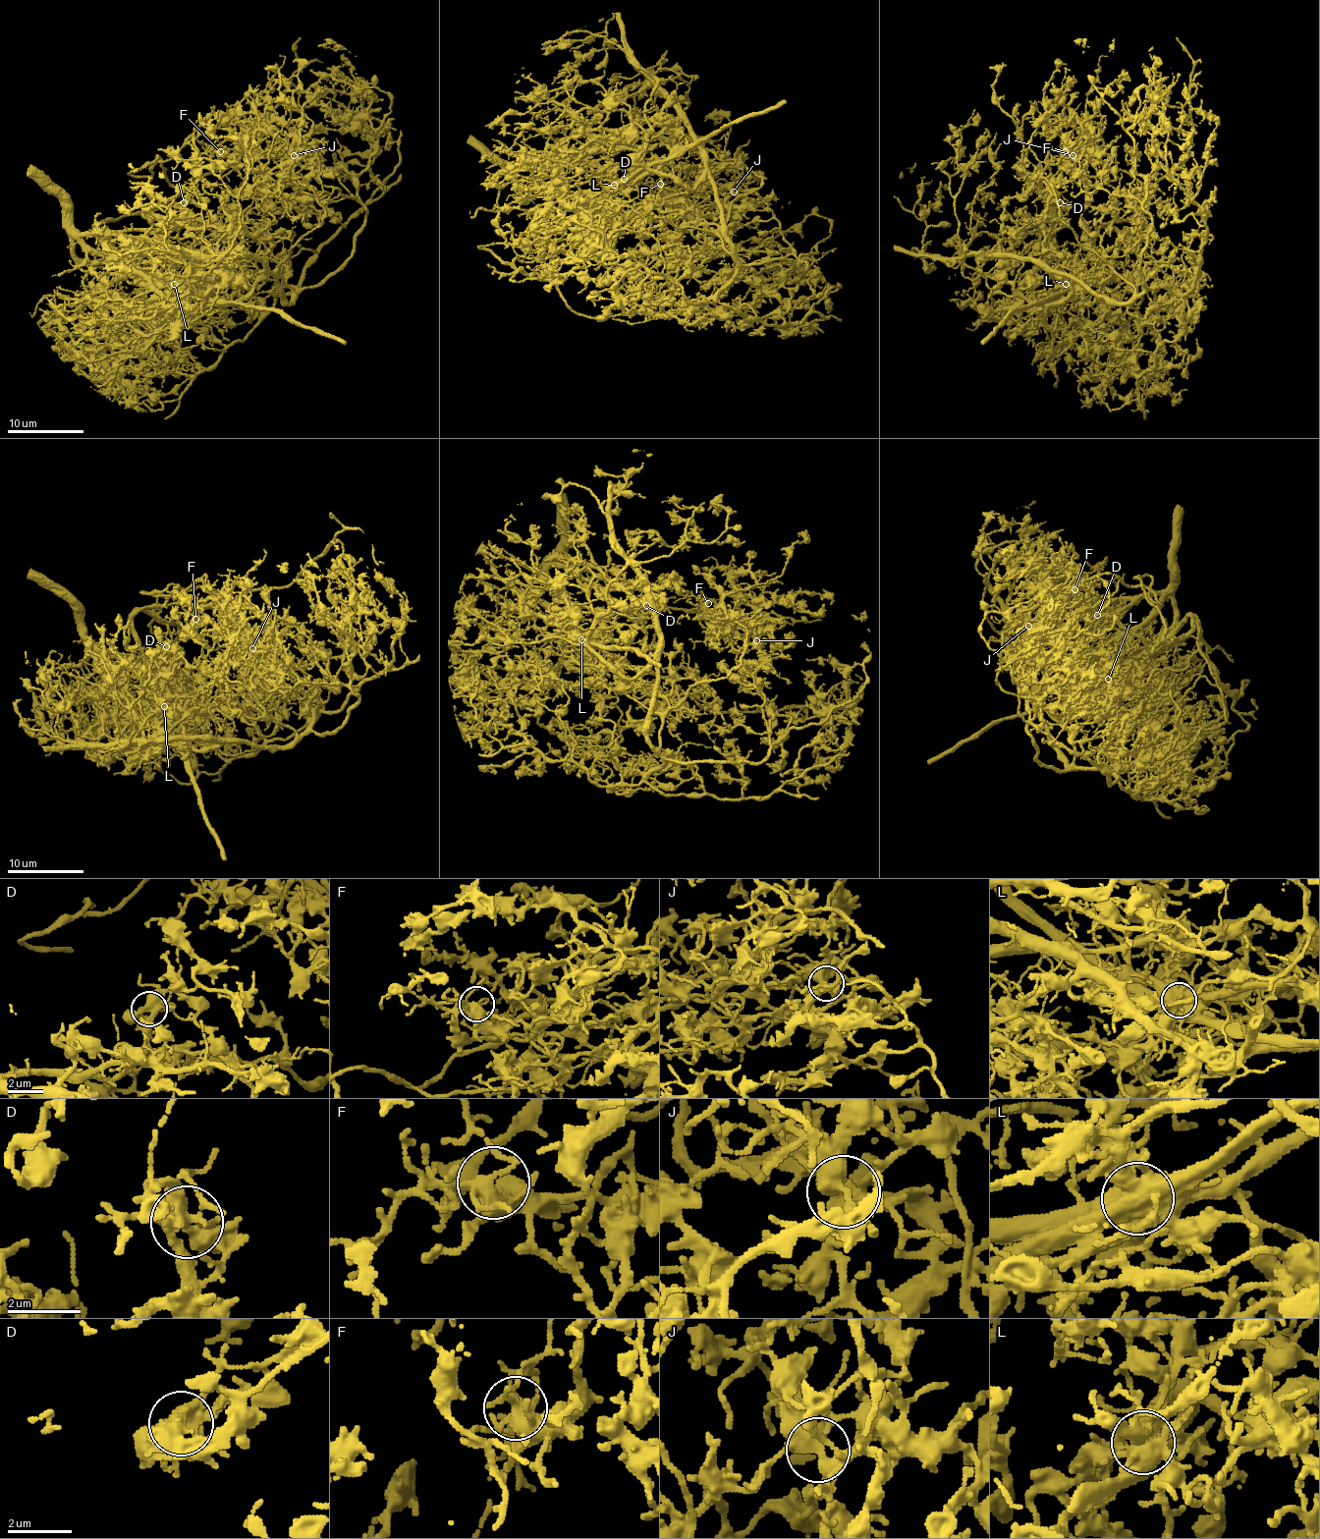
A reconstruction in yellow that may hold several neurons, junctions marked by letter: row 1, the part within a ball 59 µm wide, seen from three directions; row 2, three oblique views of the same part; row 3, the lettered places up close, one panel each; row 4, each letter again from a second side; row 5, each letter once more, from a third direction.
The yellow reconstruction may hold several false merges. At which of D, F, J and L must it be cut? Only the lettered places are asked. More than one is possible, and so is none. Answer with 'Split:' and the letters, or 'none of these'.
Split: D, L

